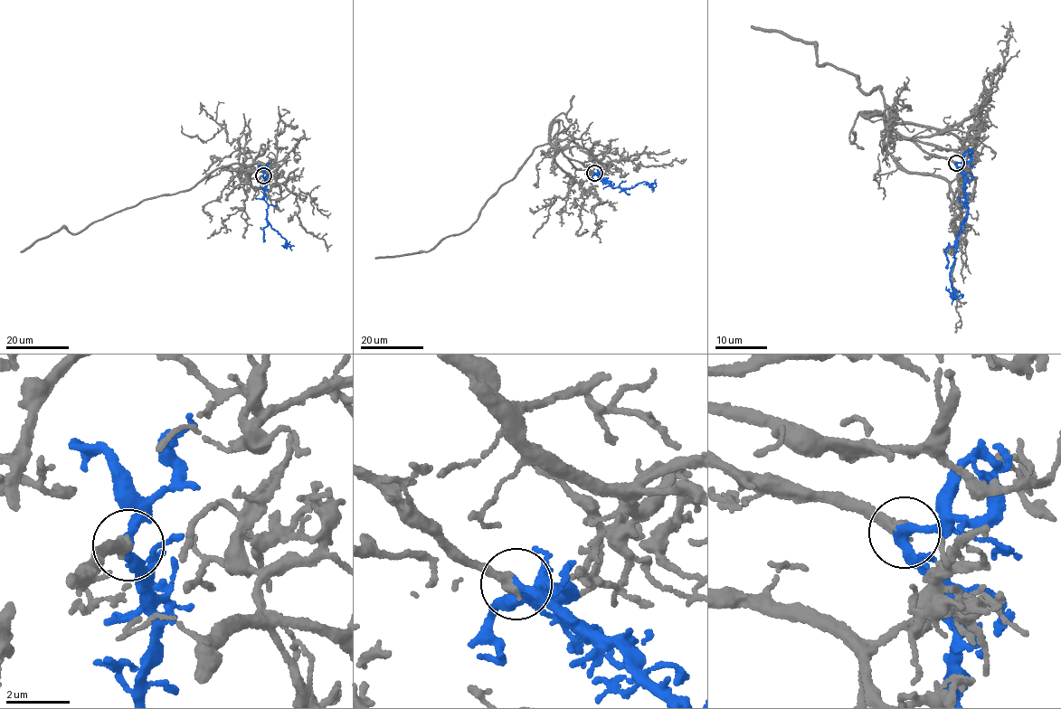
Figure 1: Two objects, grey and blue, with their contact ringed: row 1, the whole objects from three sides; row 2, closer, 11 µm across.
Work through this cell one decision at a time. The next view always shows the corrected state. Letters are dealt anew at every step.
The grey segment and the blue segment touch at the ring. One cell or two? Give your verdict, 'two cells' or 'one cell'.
one cell

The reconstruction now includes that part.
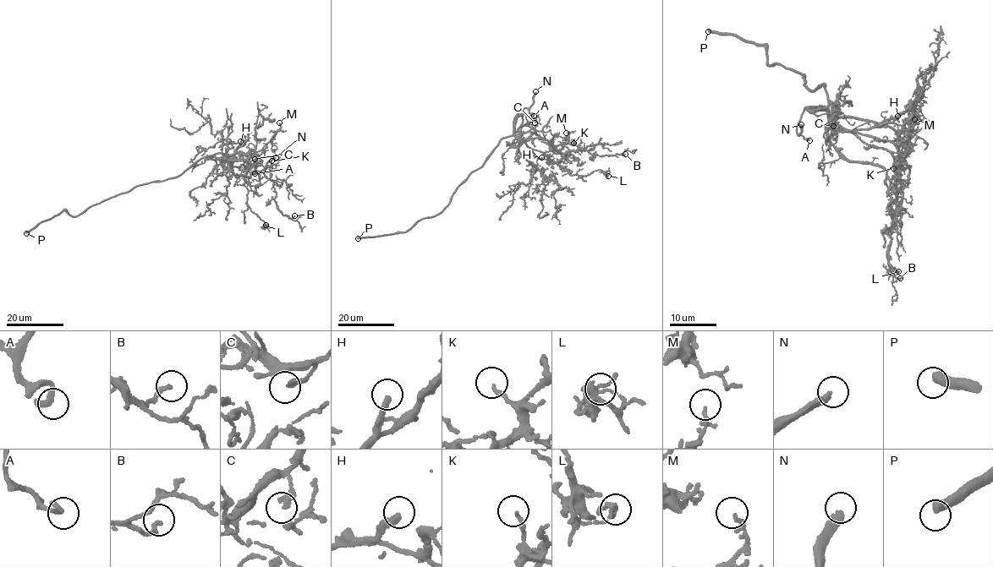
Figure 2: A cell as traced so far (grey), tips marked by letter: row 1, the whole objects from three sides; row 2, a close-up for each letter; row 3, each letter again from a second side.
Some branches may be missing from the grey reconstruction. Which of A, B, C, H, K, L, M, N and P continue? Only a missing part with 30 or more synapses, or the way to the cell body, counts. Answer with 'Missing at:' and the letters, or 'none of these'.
Missing at: H, N

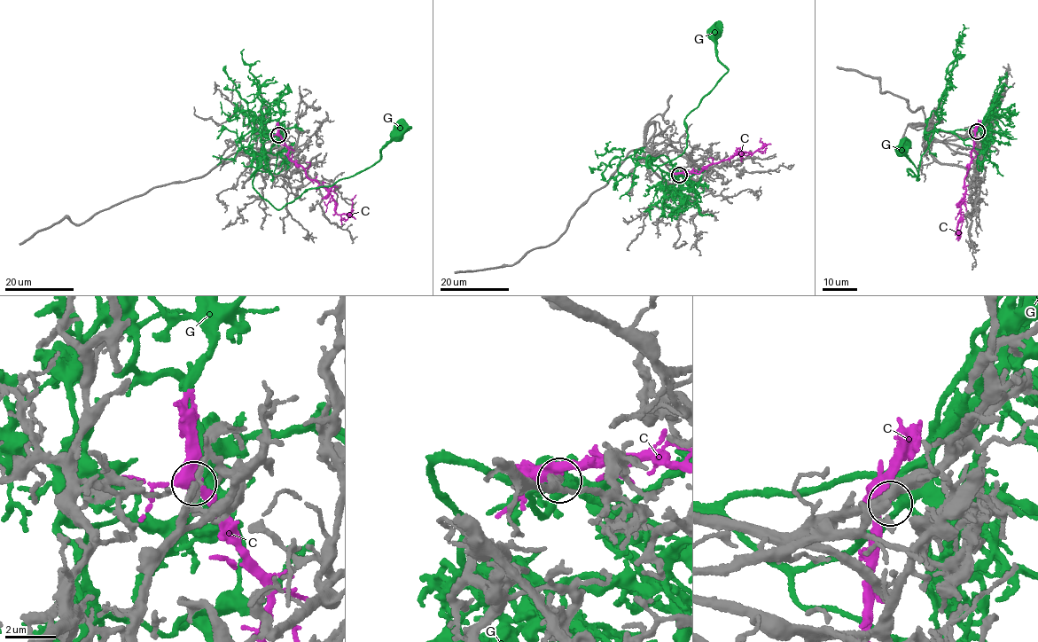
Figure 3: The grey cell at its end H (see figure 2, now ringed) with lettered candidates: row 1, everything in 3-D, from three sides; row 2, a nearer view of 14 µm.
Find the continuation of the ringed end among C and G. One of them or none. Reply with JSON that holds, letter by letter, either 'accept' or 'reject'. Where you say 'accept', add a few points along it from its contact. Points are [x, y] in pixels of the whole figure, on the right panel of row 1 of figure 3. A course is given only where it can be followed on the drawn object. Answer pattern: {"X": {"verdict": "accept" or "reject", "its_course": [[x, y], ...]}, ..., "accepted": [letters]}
{"C": {"verdict": "reject"}, "G": {"verdict": "reject"}, "accepted": []}

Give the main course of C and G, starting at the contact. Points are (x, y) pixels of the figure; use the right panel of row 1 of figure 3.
C: (976, 130), (964, 181), (958, 231), (963, 219)
G: (977, 131), (968, 138), (940, 129), (929, 134), (919, 180), (907, 168), (909, 175), (919, 175), (900, 151)

